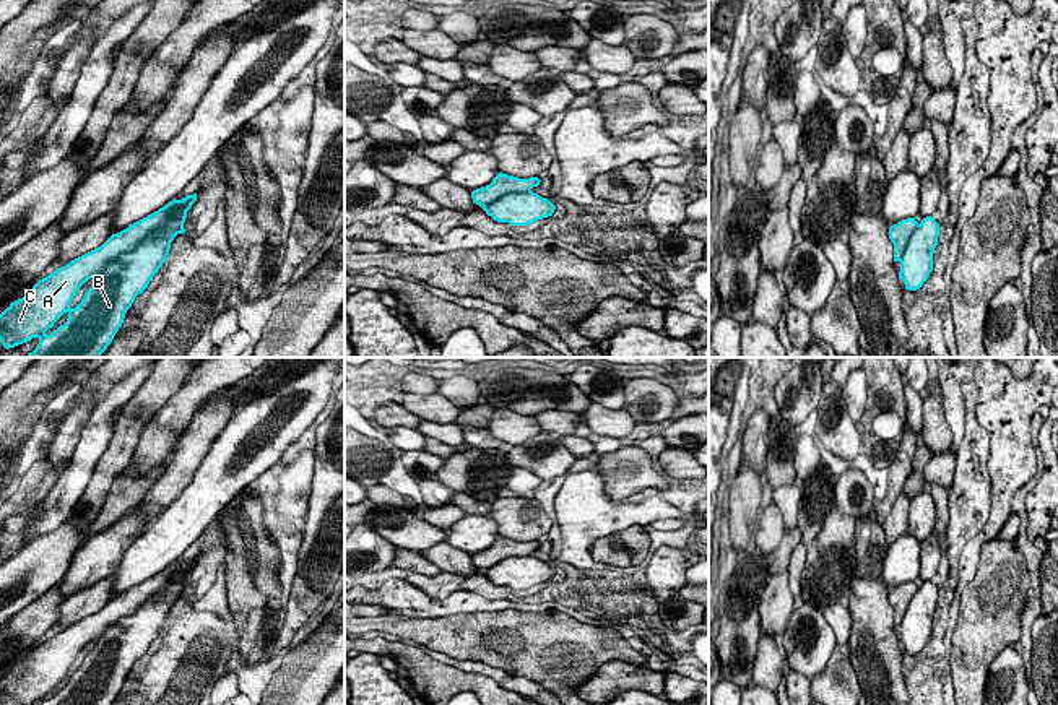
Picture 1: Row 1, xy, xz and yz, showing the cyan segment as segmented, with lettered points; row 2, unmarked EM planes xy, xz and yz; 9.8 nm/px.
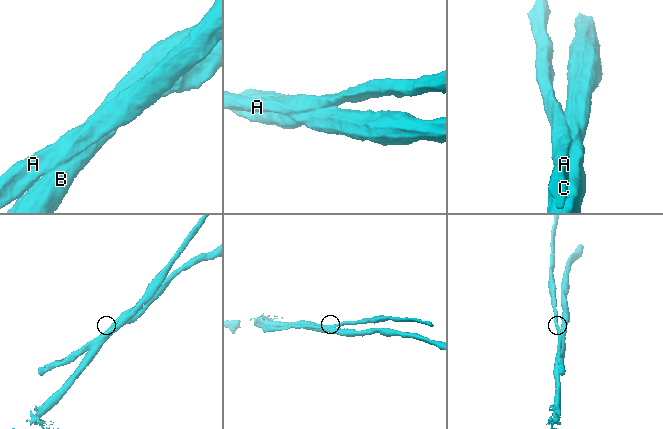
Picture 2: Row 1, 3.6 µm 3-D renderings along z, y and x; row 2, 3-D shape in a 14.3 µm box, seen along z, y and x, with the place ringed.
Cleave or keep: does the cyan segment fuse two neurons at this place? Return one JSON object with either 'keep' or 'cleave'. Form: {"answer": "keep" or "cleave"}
{"answer": "cleave"}

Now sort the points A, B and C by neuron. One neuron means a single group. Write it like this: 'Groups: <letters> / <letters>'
Groups: A C / B

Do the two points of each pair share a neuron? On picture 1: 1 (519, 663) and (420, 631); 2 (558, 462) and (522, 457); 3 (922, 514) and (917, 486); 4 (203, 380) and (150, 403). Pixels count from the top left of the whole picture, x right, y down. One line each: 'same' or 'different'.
1: same
2: same
3: different
4: different

